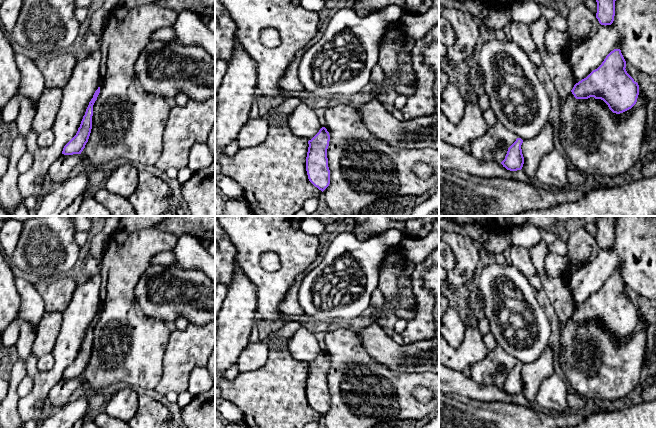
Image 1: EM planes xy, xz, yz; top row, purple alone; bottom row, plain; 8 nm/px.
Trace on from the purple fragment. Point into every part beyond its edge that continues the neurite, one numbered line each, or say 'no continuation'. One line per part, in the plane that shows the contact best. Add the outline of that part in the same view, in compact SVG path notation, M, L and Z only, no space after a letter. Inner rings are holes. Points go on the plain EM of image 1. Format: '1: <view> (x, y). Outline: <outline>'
1: xz (319, 336). Outline: M326 332L315 333L315 337L316 337L317 341L319 342L319 345L320 345L322 351L326 350L326 346L325 346L325 343L324 343L324 337L325 337L326 334L327 334Z

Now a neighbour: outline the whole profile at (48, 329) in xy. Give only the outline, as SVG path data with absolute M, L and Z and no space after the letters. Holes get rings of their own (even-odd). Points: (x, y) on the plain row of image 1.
M45 312L36 329L36 337L32 352L38 359L52 353L62 324L62 314L59 312Z

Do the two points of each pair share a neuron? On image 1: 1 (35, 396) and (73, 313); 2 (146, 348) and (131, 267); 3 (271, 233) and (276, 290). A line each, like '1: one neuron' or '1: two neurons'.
1: one neuron
2: one neuron
3: one neuron

